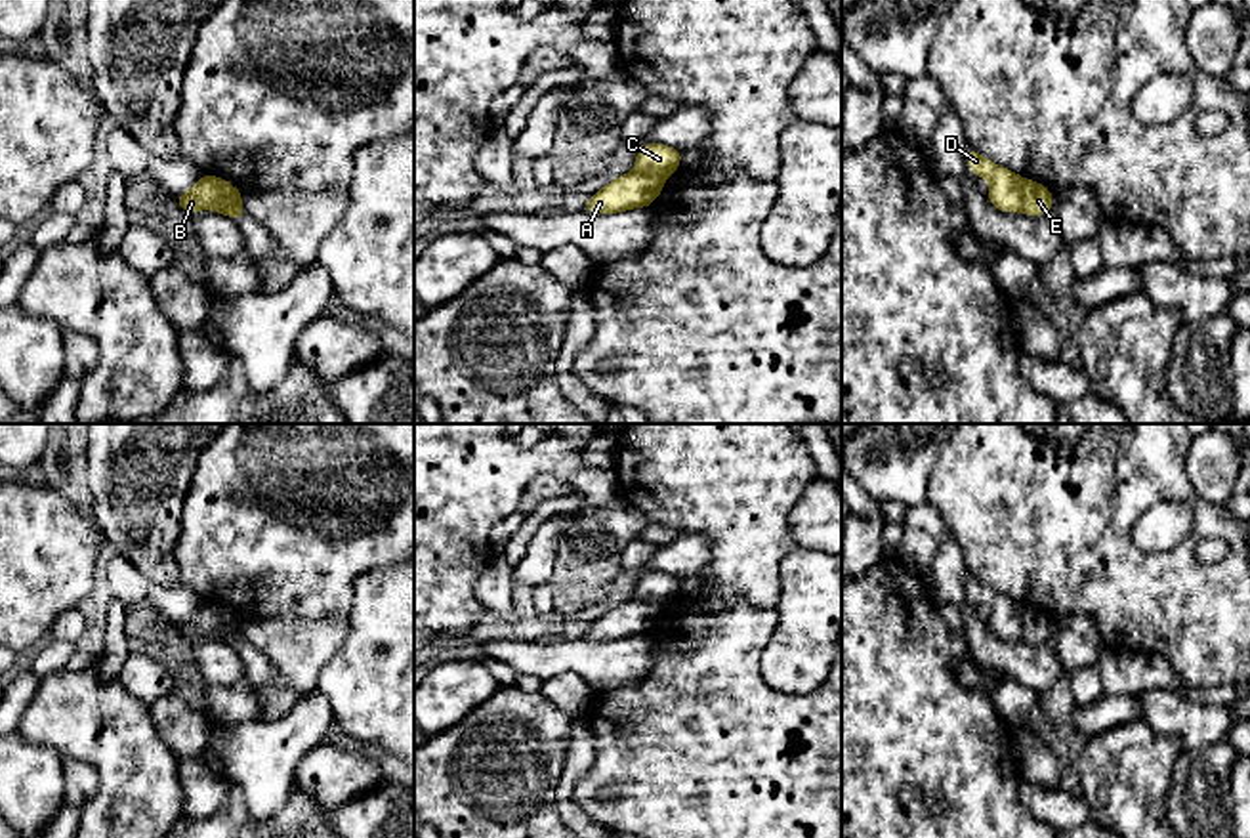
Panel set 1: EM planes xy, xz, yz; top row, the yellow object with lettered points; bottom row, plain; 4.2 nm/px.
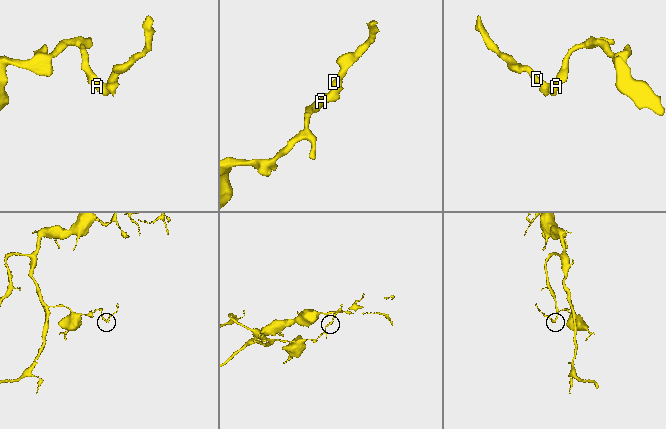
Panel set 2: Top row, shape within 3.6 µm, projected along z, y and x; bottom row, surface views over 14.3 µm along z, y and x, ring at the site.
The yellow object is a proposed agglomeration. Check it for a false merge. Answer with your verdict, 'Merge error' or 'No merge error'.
Merge error

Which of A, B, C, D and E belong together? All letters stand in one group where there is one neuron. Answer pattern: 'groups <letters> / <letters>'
groups A B E / C D

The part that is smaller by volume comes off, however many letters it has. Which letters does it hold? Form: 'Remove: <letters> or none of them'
Remove: C, D

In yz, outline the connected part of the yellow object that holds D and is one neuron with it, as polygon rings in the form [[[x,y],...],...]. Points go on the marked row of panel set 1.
[[[973,147],[968,149],[968,166],[977,178],[989,179],[987,195],[1000,212],[1023,212],[1023,178],[1010,168],[996,166]]]

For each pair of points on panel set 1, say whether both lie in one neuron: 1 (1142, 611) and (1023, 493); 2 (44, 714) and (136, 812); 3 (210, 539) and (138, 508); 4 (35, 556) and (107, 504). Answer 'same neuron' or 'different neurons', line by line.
1: same neuron
2: same neuron
3: different neurons
4: different neurons

